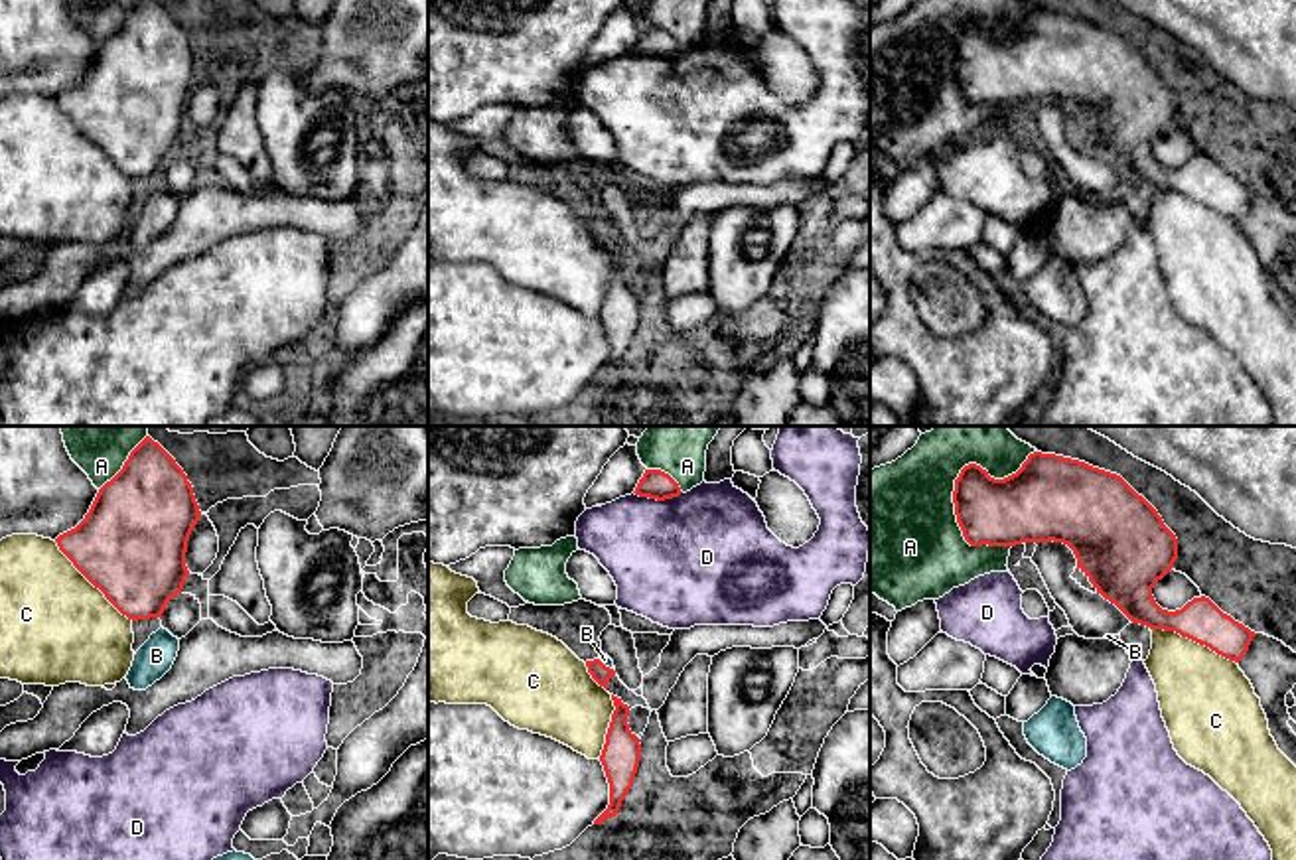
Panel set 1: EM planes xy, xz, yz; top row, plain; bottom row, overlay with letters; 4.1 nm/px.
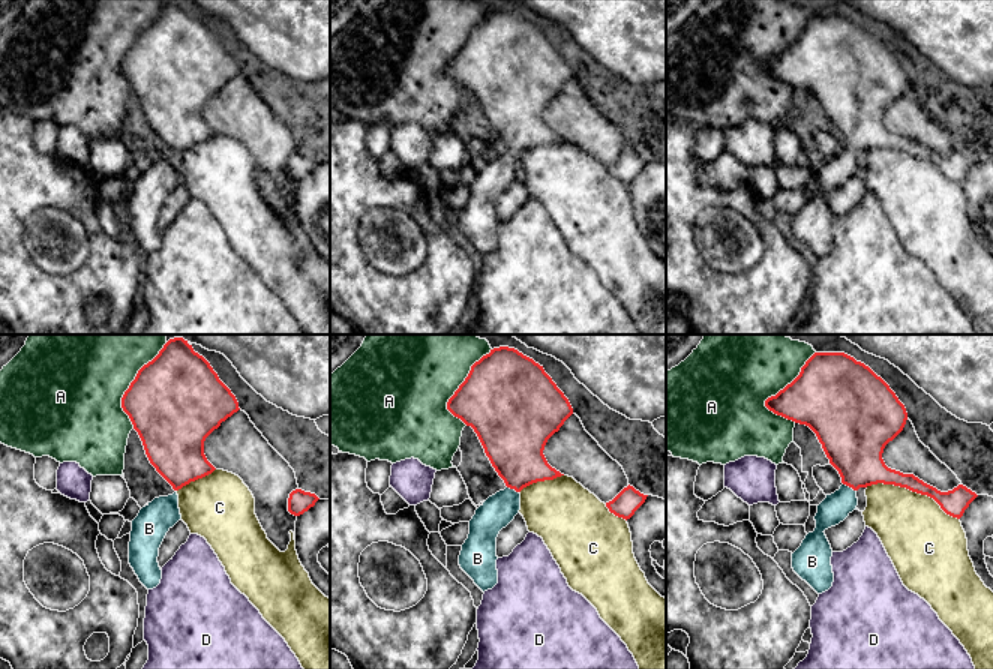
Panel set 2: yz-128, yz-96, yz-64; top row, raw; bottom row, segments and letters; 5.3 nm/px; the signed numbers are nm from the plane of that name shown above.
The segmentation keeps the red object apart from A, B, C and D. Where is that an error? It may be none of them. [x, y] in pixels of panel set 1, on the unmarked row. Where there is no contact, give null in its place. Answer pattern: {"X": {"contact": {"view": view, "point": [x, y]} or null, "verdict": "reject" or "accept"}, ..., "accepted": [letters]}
{"A": {"contact": {"view": "yz", "point": [961, 28]}, "verdict": "reject"}, "B": {"contact": {"view": "xz", "point": [604, 223]}, "verdict": "accept"}, "C": {"contact": {"view": "xy", "point": [91, 141]}, "verdict": "reject"}, "D": {"contact": {"view": "xz", "point": [657, 58]}, "verdict": "reject"}, "accepted": ["B"]}

